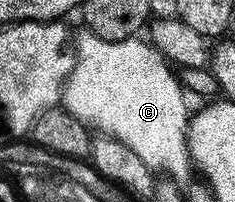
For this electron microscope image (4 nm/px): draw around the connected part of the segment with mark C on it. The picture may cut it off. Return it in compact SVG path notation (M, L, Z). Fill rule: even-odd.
M82 32L79 38L77 35L72 46L74 66L63 85L60 102L69 117L71 114L90 126L99 126L99 131L132 148L150 170L162 170L182 184L192 176L186 145L187 95L179 75L173 74L171 63L149 41L140 39L135 36L123 42L109 42L89 32Z

